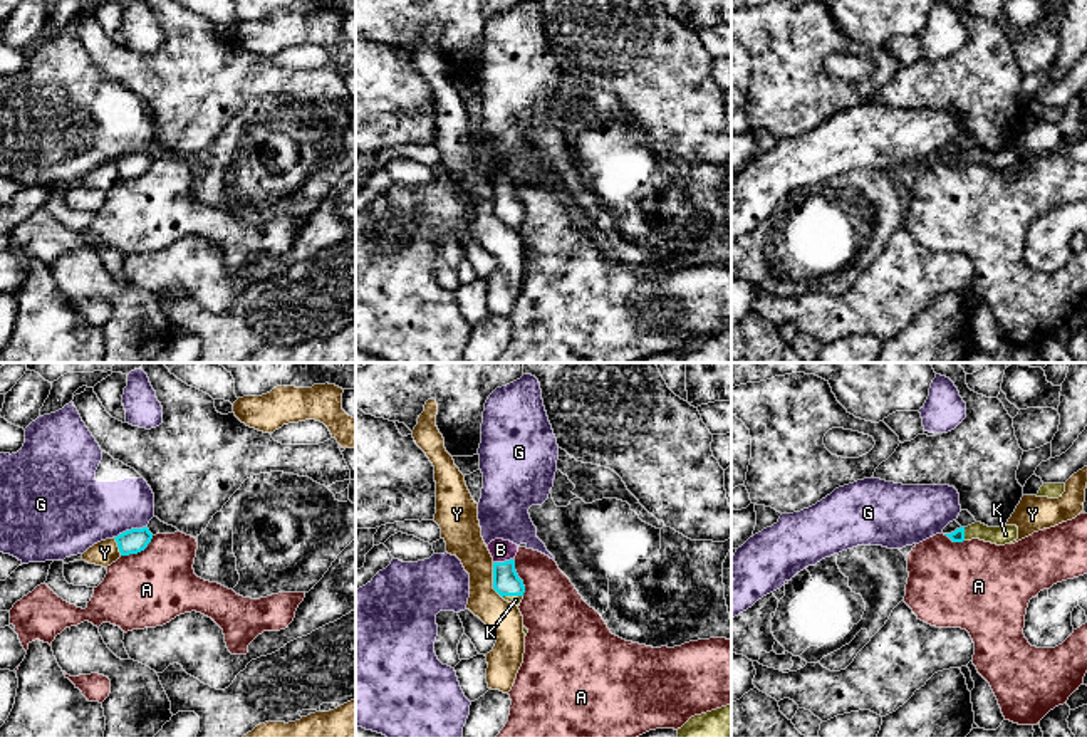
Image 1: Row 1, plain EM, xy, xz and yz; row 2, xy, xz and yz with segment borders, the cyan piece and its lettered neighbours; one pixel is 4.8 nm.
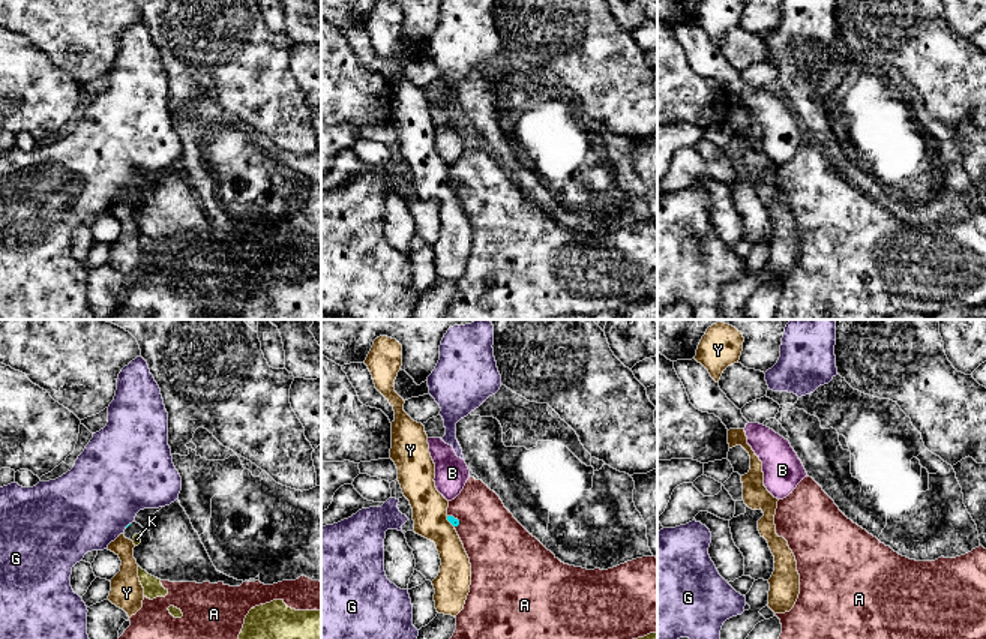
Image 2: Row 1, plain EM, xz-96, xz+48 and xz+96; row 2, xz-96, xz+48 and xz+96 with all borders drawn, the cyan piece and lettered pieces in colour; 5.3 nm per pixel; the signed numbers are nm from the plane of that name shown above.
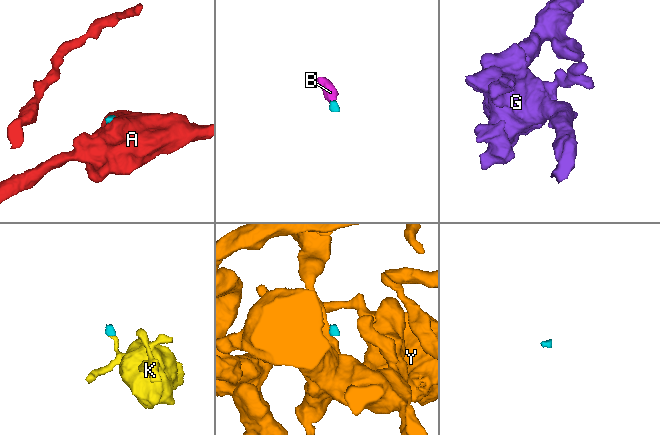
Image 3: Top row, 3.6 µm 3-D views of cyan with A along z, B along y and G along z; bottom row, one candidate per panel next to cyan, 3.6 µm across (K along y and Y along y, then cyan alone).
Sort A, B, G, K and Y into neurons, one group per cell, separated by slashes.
A / B K / G / Y

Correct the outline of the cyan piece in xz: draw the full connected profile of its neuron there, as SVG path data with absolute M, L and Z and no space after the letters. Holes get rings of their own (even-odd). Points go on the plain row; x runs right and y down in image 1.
M495 163L488 168L488 175L493 181L493 213L505 225L520 230L525 210L515 195L513 183L518 176L518 170L510 165Z

